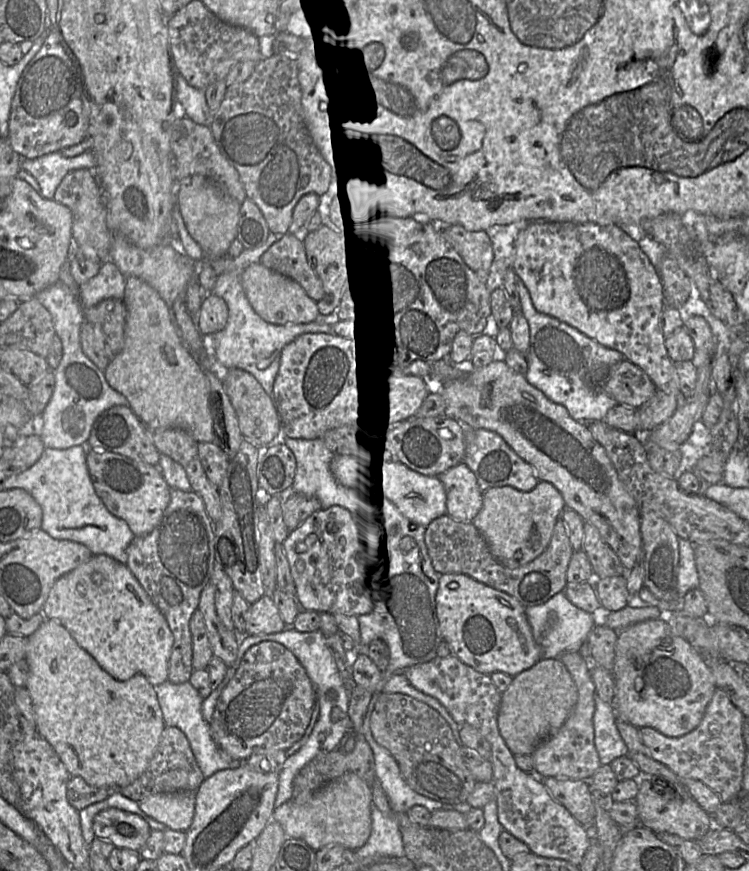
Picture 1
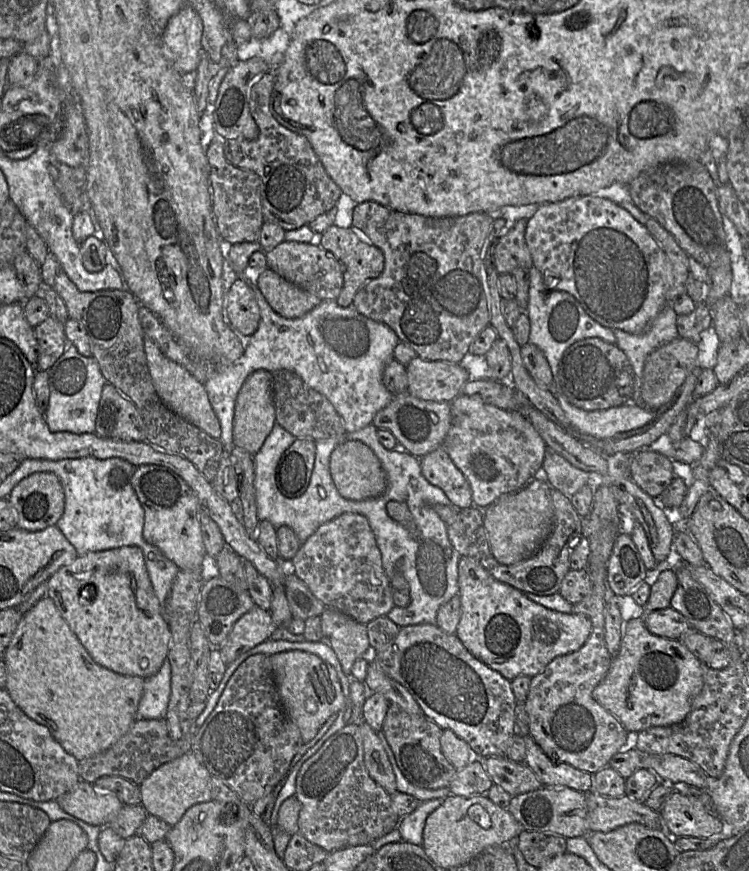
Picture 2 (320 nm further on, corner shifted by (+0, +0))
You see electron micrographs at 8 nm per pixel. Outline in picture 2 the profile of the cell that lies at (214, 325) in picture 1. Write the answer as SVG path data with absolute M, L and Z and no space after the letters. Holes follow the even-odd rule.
M237 278L224 294L223 320L242 337L250 337L258 329L260 309L256 297L241 278Z

